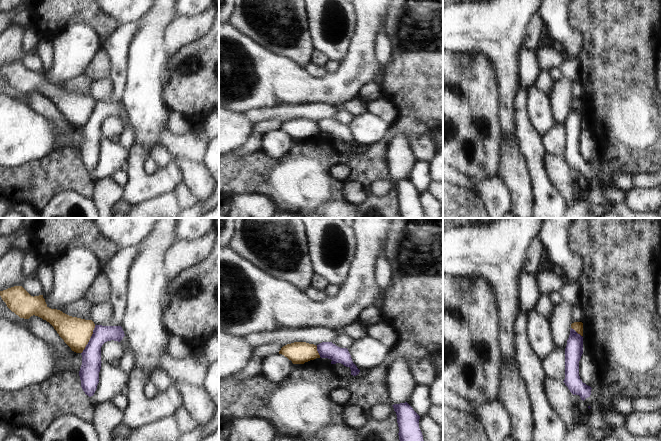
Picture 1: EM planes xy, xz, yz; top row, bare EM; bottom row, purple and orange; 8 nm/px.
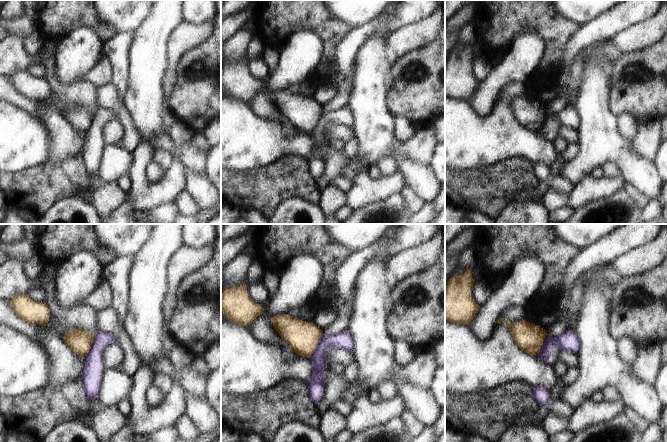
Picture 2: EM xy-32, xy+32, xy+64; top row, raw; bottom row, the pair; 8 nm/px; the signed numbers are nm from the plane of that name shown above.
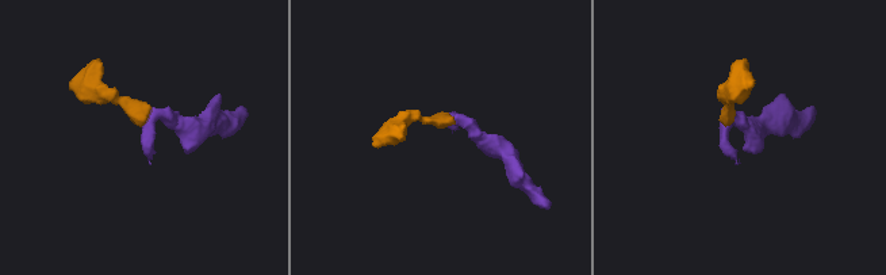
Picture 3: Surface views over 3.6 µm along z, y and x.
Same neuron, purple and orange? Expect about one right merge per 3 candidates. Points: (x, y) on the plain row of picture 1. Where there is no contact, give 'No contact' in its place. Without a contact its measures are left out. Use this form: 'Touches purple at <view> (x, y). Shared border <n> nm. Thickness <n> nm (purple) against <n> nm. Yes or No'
Touches purple at xy (90, 115). Shared border 260 nm. Thickness 160 nm (purple) against 240 nm. No.

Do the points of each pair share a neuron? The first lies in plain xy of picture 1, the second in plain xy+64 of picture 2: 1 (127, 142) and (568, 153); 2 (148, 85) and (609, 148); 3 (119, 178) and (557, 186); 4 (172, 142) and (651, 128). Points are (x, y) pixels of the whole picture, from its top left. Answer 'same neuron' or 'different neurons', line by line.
1: same neuron
2: same neuron
3: same neuron
4: same neuron

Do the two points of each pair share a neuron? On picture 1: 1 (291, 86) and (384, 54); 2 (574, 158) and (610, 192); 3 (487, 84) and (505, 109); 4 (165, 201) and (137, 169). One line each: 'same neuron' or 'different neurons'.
1: different neurons
2: same neuron
3: different neurons
4: different neurons

